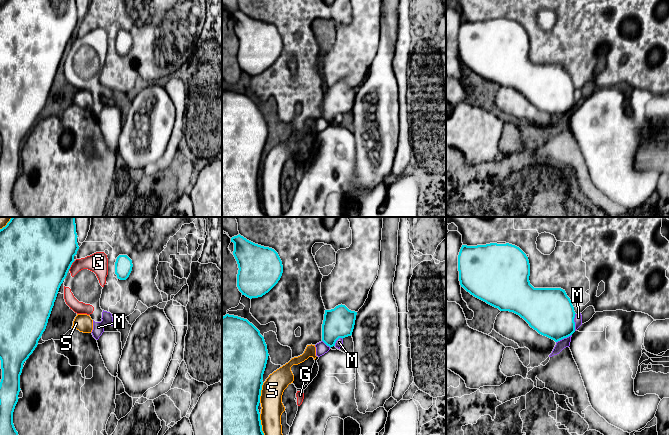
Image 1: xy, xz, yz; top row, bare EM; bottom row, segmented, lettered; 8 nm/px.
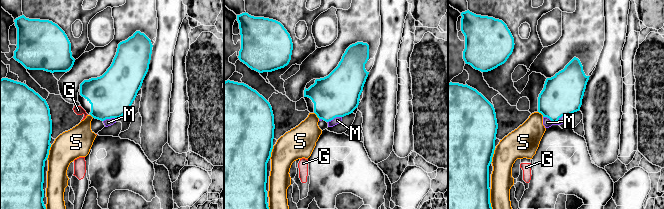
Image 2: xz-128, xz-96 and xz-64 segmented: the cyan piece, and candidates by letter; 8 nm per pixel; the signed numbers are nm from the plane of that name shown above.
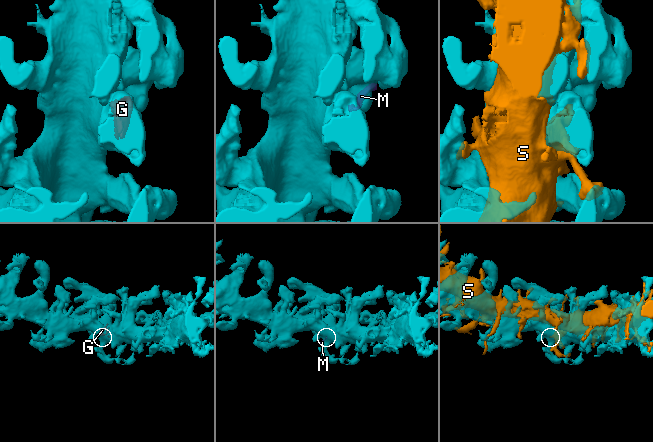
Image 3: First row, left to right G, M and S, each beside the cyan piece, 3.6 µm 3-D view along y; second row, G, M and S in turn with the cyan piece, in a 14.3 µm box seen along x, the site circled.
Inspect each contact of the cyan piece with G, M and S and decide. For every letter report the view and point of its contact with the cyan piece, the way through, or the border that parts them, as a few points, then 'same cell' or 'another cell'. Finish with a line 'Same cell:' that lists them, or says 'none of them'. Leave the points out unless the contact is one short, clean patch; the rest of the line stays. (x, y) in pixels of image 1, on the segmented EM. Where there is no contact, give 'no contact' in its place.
G: xy (71, 264) | another cell
M: yz (574, 322) | along yz (575, 313), (574, 330) | another cell
S: xz (260, 424) | another cell
Same cell: none of them

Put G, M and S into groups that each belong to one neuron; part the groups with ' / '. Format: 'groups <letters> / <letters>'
groups G M / S

